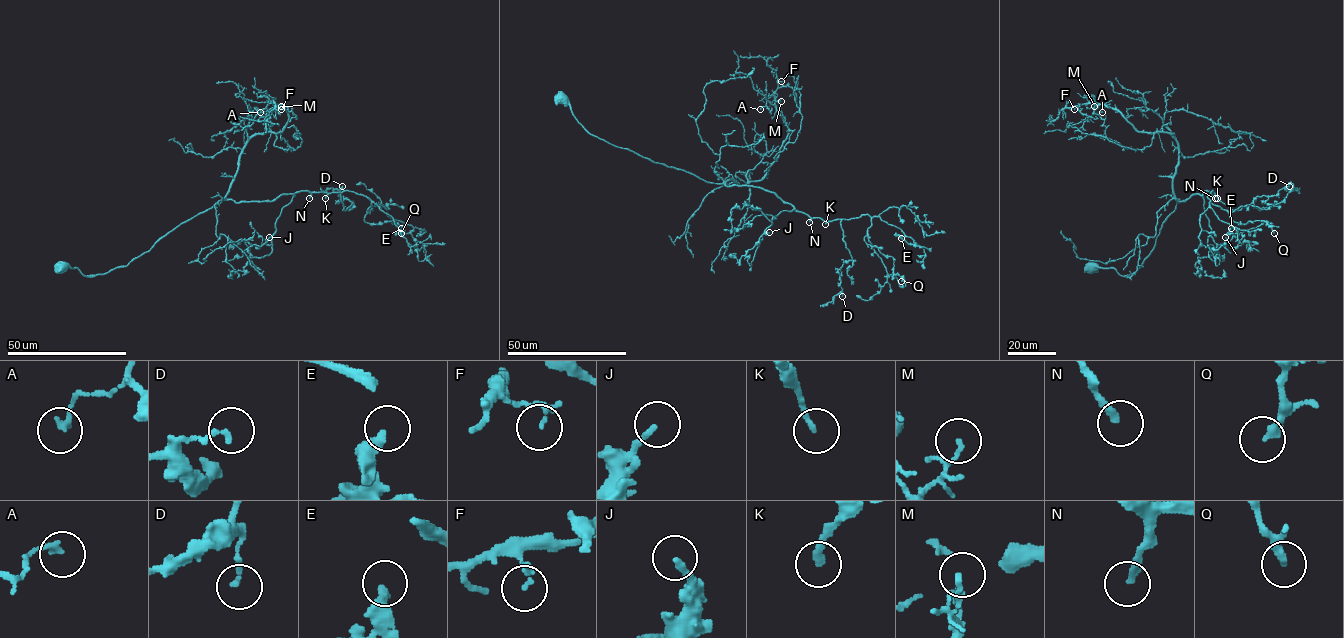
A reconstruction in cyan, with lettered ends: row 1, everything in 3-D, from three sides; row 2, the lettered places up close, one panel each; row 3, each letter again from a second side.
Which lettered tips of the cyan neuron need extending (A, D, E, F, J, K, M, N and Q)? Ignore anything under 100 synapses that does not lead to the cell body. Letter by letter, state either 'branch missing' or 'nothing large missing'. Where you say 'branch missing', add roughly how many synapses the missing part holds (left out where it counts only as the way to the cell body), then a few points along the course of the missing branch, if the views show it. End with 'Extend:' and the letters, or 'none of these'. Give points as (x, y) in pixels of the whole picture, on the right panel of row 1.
A: nothing large missing
D: nothing large missing
E: nothing large missing
F: nothing large missing
J: nothing large missing
K: branch missing; about 130 synapses; missing branch runs (1217, 198), (1240, 216), (1253, 217), (1264, 212), (1285, 184), (1277, 190)
M: nothing large missing
N: branch missing; about 180 synapses; missing branch runs (1215, 198), (1223, 208), (1224, 215), (1234, 222), (1267, 225), (1277, 233), (1268, 238), (1259, 236)
Q: nothing large missing
Extend: K, N

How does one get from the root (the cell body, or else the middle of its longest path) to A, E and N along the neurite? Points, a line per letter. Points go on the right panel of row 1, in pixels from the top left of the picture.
A: (1092, 269), (1133, 274), (1151, 253), (1176, 205), (1174, 135), (1137, 131), (1104, 104), (1094, 111), (1102, 112)
E: (1092, 269), (1133, 274), (1176, 201), (1192, 195), (1212, 190), (1209, 206), (1231, 228)
N: (1092, 269), (1113, 268), (1121, 275), (1133, 274), (1151, 253), (1177, 199), (1184, 201), (1205, 191), (1215, 198)

